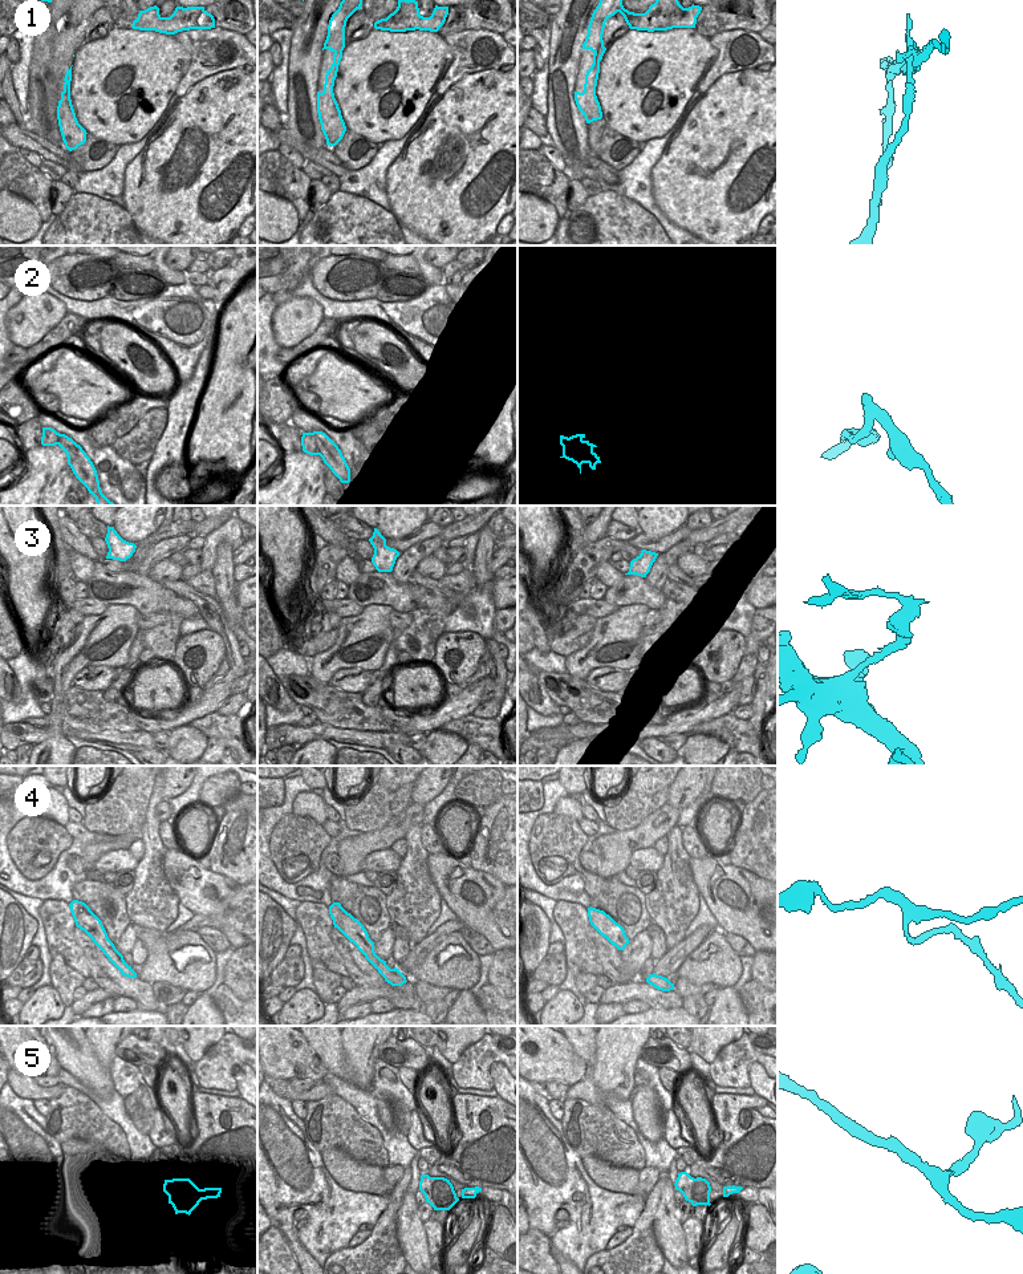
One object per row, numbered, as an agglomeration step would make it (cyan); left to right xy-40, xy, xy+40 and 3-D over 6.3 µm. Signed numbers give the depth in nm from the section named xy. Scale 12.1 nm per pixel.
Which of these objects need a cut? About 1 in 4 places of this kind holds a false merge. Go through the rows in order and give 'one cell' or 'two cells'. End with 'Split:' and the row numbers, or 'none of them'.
1: two cells
2: two cells
3: one cell
4: one cell
5: one cell
Split: 1, 2

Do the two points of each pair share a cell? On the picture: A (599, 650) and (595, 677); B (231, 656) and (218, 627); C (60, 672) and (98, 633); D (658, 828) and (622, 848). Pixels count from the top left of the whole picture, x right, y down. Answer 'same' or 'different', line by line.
A: different
B: same
C: same
D: same

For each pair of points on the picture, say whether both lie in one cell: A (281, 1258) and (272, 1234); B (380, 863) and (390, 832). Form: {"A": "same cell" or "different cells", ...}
{"A": "same cell", "B": "different cells"}

